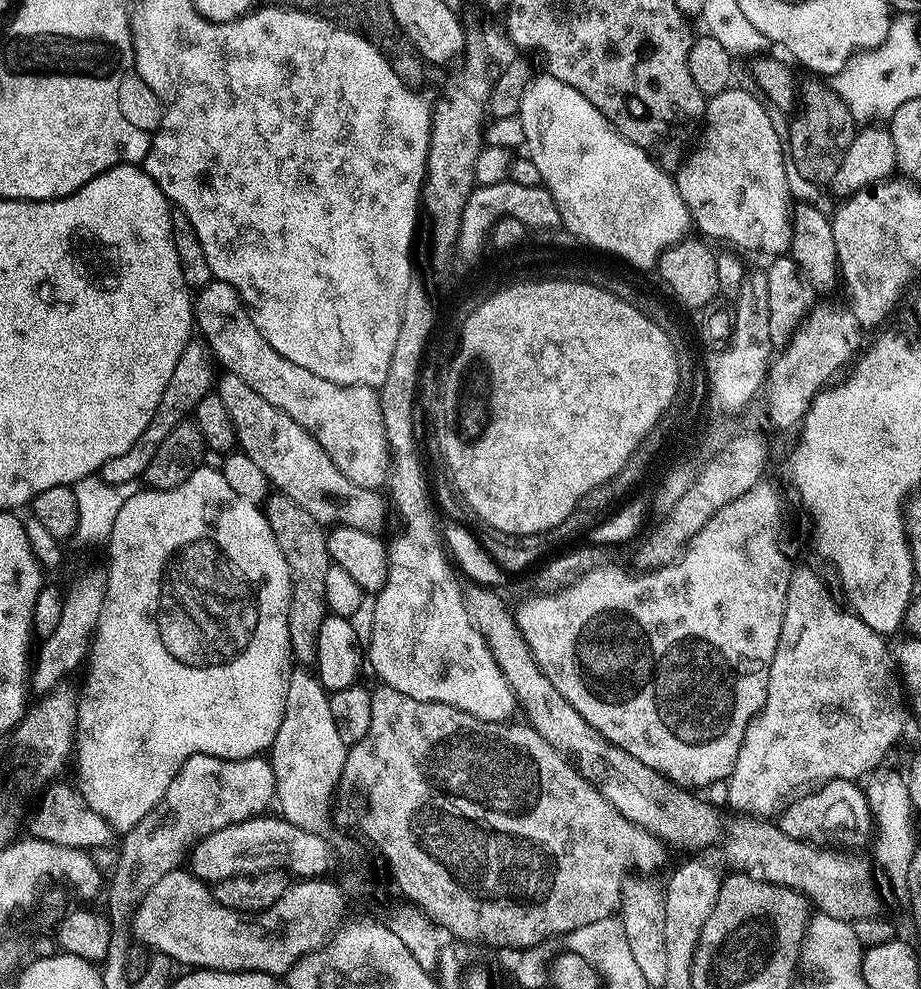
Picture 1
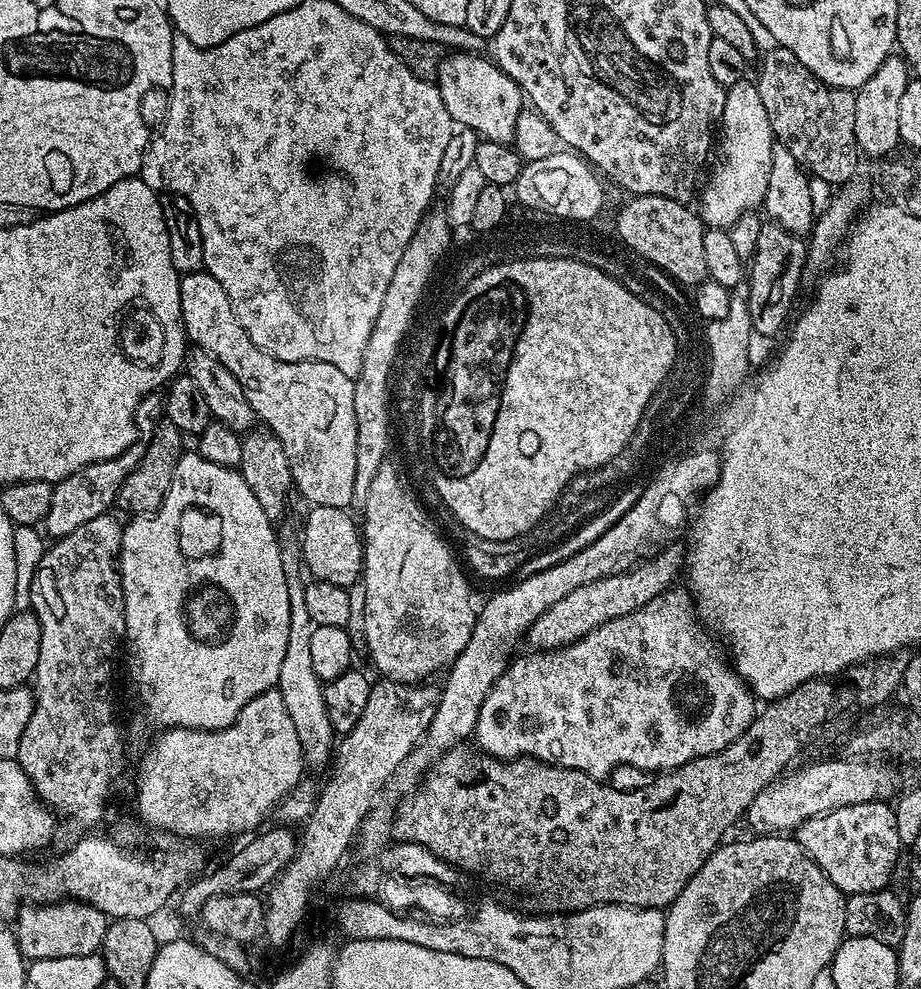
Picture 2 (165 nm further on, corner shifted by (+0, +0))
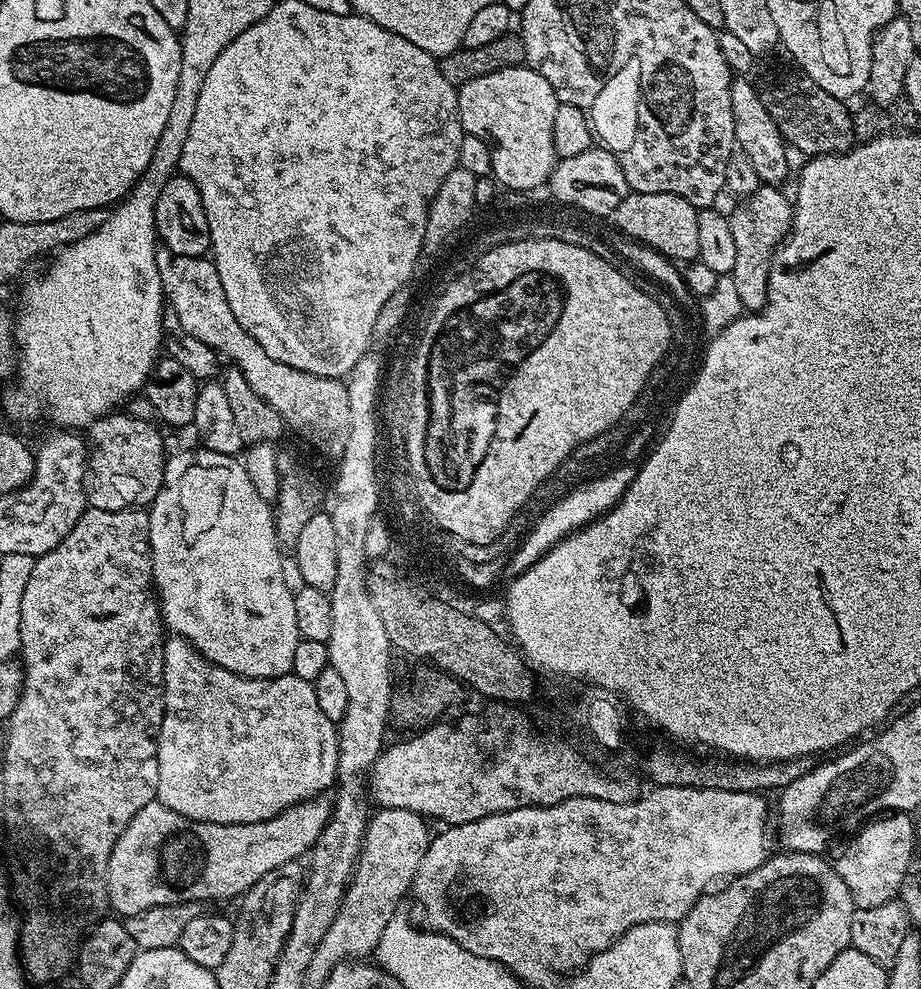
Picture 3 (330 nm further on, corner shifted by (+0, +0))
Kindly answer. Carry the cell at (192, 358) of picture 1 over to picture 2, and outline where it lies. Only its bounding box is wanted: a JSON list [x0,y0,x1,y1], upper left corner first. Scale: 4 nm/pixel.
[42,391,164,538]

